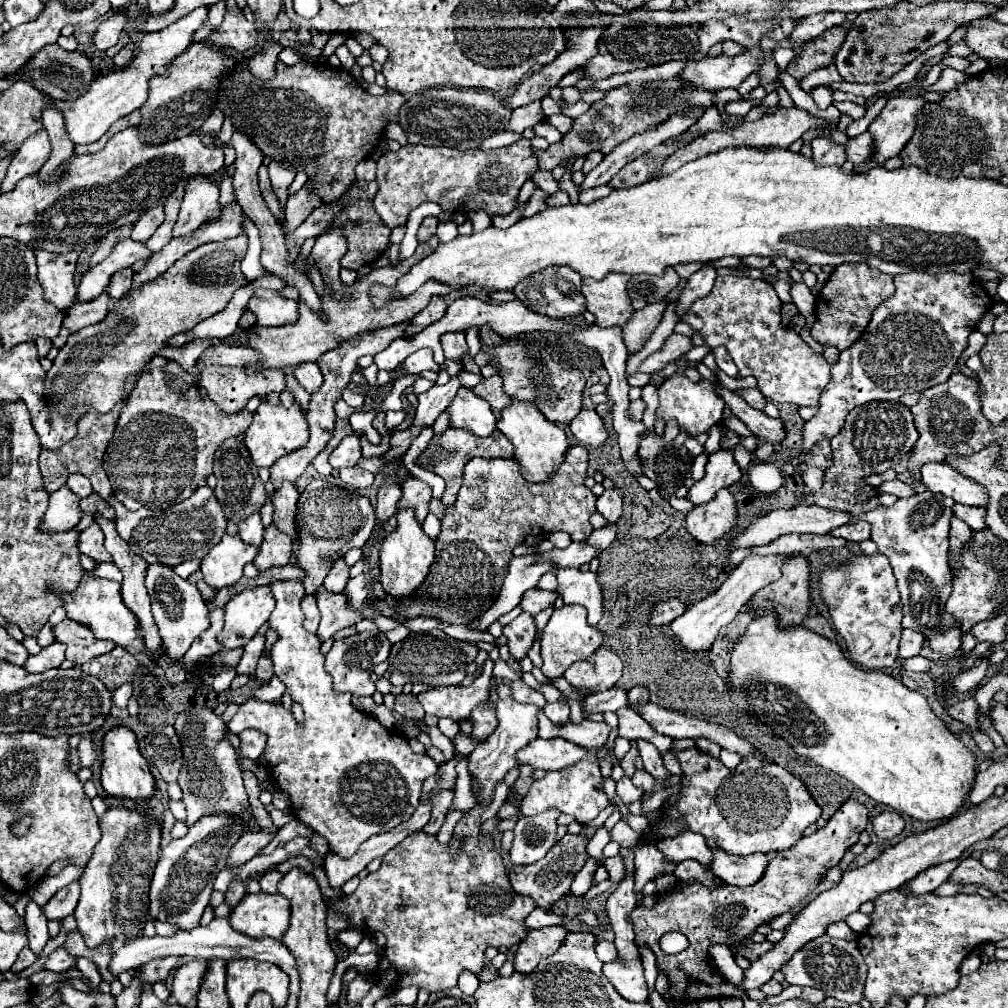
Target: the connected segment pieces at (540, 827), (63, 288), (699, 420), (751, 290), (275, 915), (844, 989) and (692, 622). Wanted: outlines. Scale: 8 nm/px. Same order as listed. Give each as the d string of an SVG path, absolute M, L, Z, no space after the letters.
M546 811L532 817L520 817L514 827L514 843L510 861L514 865L528 865L542 859L556 843L556 817L558 811Z
M36 249L38 281L44 289L44 299L60 311L68 311L76 303L77 287L74 285L78 251L66 255Z
M672 375L670 379L666 379L660 385L660 407L656 411L656 415L664 417L664 419L678 419L680 429L688 431L690 437L694 437L696 433L706 433L712 425L718 425L724 413L724 401L718 399L718 395L714 393L714 385L708 379L702 379L700 383L692 383L686 375Z
M728 275L728 277L716 277L714 289L706 297L696 299L680 321L688 323L696 333L700 333L710 349L724 345L732 355L740 375L742 377L752 375L758 381L758 389L766 399L780 405L818 407L820 393L830 383L830 363L824 359L824 355L816 353L794 329L782 325L780 311L782 311L782 303L768 281Z
M280 893L246 895L230 913L230 925L248 937L282 939L288 929L290 901Z
M822 935L804 945L800 951L796 951L792 959L782 967L782 971L786 973L786 981L790 985L806 985L822 989L826 997L834 997L846 1003L860 1003L860 999L864 997L864 981L868 967L856 941L844 941Z
M750 555L748 559L744 559L730 575L728 579L722 583L722 587L718 591L714 591L712 597L694 603L692 607L688 607L684 611L684 615L680 615L678 619L672 621L672 631L674 635L682 641L682 645L688 651L704 651L710 649L710 645L714 643L714 639L718 637L718 631L728 625L736 613L742 609L742 605L748 603L748 599L764 585L774 583L776 579L780 579L780 567L784 563L784 555L768 555L768 557L758 557L758 555Z

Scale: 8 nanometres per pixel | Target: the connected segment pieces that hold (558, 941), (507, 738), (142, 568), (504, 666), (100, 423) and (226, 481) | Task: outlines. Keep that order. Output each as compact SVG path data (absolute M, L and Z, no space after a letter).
M552 925L552 927L528 931L528 935L520 943L516 959L514 959L516 971L532 973L542 959L550 957L552 953L556 953L560 949L560 945L564 943L568 933L570 931L562 925Z
M500 681L498 683L498 729L484 741L480 743L468 757L468 771L472 777L472 785L480 785L476 799L480 805L490 805L492 795L494 795L494 787L504 779L504 775L516 767L516 759L512 759L512 755L516 755L516 751L520 751L520 747L526 747L532 739L536 739L538 733L538 707L536 705L522 705L518 701L514 701L510 689Z
M96 517L96 523L100 525L100 529L102 529L104 535L106 535L106 551L112 555L114 565L124 573L124 581L122 581L122 587L120 587L122 601L124 601L126 607L136 615L136 619L138 619L138 633L140 633L140 637L144 639L144 645L146 645L148 649L152 649L152 651L160 651L162 639L160 639L160 633L158 633L156 623L154 623L154 617L152 617L152 611L150 611L150 595L148 595L146 585L144 585L144 575L146 575L148 563L144 563L136 553L132 553L132 549L128 547L128 543L124 543L124 539L120 539L120 537L116 535L114 521Z
M496 659L494 675L496 675L498 679L510 679L510 681L516 681L516 679L520 679L520 677L522 677L522 673L514 671L514 669L512 669L506 661L502 661L502 659Z
M130 375L130 377L126 379L126 383L124 383L124 393L122 393L122 401L120 401L110 413L102 415L102 413L98 413L98 411L90 411L84 419L80 419L76 439L72 439L70 443L66 443L60 451L42 451L42 453L40 453L40 471L42 471L42 477L44 477L44 483L46 483L46 491L48 491L48 493L54 493L54 491L58 491L62 485L66 485L66 479L68 479L68 475L72 475L72 473L82 473L82 475L86 475L86 477L92 481L94 491L96 491L102 499L106 499L106 497L112 493L110 481L108 481L108 477L106 477L106 473L104 473L104 469L102 469L102 457L104 457L104 451L106 451L106 447L108 447L108 441L112 439L112 435L114 435L114 431L116 431L116 421L118 421L118 417L120 417L120 413L122 413L122 407L126 405L126 401L128 401L132 389L134 389L136 383L138 383L138 377L140 377L140 375Z
M242 435L226 439L226 443L220 447L220 451L216 451L214 475L218 479L214 493L220 499L226 519L230 519L236 525L240 521L248 519L252 513L258 513L262 509L264 501L268 499L266 491L264 491L264 483L258 477L258 467L252 463L252 457L248 455L248 449L242 443Z

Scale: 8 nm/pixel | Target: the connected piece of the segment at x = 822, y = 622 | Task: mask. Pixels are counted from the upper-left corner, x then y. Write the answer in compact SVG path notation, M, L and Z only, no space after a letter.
M810 615L810 619L804 621L804 627L806 627L808 631L814 631L814 633L826 637L826 639L832 639L832 641L836 639L836 633L832 631L830 623L828 623L822 615Z

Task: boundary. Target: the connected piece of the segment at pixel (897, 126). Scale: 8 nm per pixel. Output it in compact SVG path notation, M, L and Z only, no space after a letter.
M922 93L914 95L900 95L900 97L890 97L886 107L880 111L880 115L870 123L868 131L872 133L872 157L854 167L854 173L866 173L890 157L896 157L908 139L912 137L914 127L914 117L916 113L922 111L924 99L920 97Z

